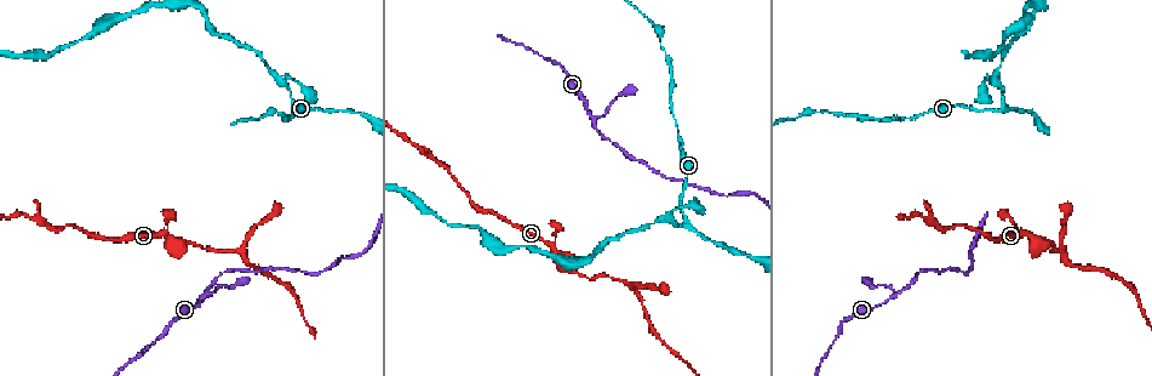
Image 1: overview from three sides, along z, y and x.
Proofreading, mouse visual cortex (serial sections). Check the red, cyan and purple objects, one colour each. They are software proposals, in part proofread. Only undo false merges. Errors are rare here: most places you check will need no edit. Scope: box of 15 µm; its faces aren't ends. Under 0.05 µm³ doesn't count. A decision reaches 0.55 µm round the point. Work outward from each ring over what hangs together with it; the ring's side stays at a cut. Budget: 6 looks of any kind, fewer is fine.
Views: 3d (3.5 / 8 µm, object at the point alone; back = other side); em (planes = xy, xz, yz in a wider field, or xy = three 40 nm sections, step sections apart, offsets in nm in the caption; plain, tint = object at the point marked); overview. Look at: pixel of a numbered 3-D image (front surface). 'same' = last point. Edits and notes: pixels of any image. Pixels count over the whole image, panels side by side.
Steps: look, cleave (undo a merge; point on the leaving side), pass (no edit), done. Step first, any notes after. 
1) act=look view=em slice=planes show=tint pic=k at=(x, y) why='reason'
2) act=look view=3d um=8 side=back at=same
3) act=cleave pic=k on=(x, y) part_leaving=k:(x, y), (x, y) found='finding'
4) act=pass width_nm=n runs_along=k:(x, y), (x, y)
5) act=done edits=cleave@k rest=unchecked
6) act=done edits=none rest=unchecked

act=look view=3d um=8 pic=1 at=(1013, 224) why='thin neck'

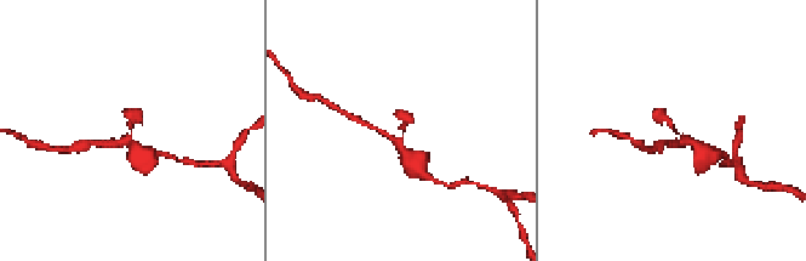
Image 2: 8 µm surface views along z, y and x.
act=look view=em slice=xy step=2 show=tint pic=2 at=(675, 131) why='now the EM'

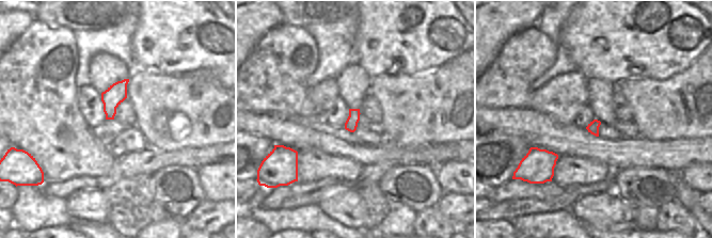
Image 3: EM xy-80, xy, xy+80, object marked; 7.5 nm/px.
act=pass runs_along=2:(674, 145), (685, 142), (657, 111) found='all the same cell'

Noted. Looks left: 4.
act=look view=3d um=3.5 pic=1 at=(895, 294) why='narrows sharply'

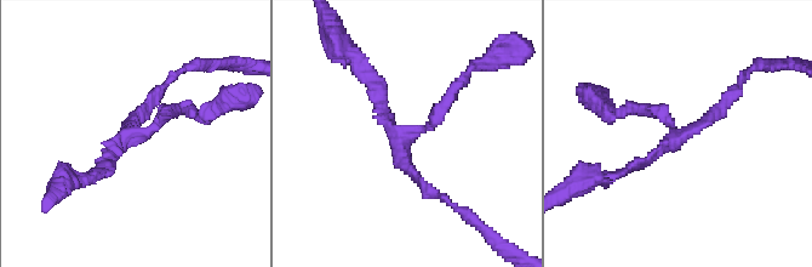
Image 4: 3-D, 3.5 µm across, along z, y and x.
act=look view=em slice=xy step=5 show=tint pic=4 at=(680, 136) arms=3 arm_widths_nm=150,150,150

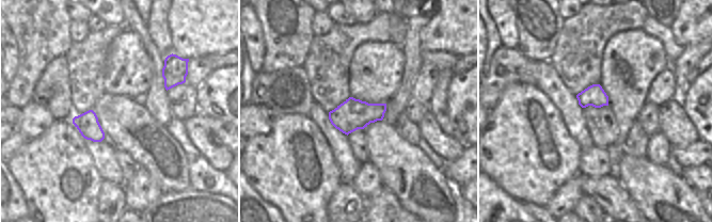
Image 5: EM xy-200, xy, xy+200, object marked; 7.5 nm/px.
act=look view=em slice=xy step=1 show=tint at=same why='cut it another way'

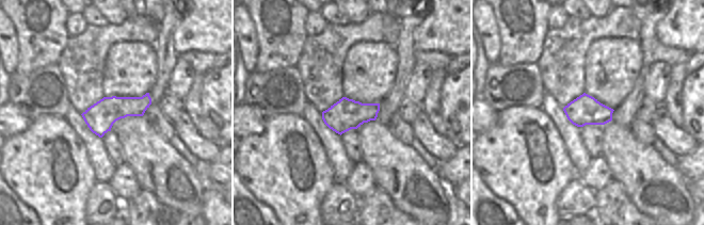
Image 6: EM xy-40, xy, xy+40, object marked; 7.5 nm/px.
act=pass width_nm=240 runs_along=4:(621, 175), (736, 92) found='all the same cell'

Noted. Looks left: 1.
act=done edits=none rest=unchecked

